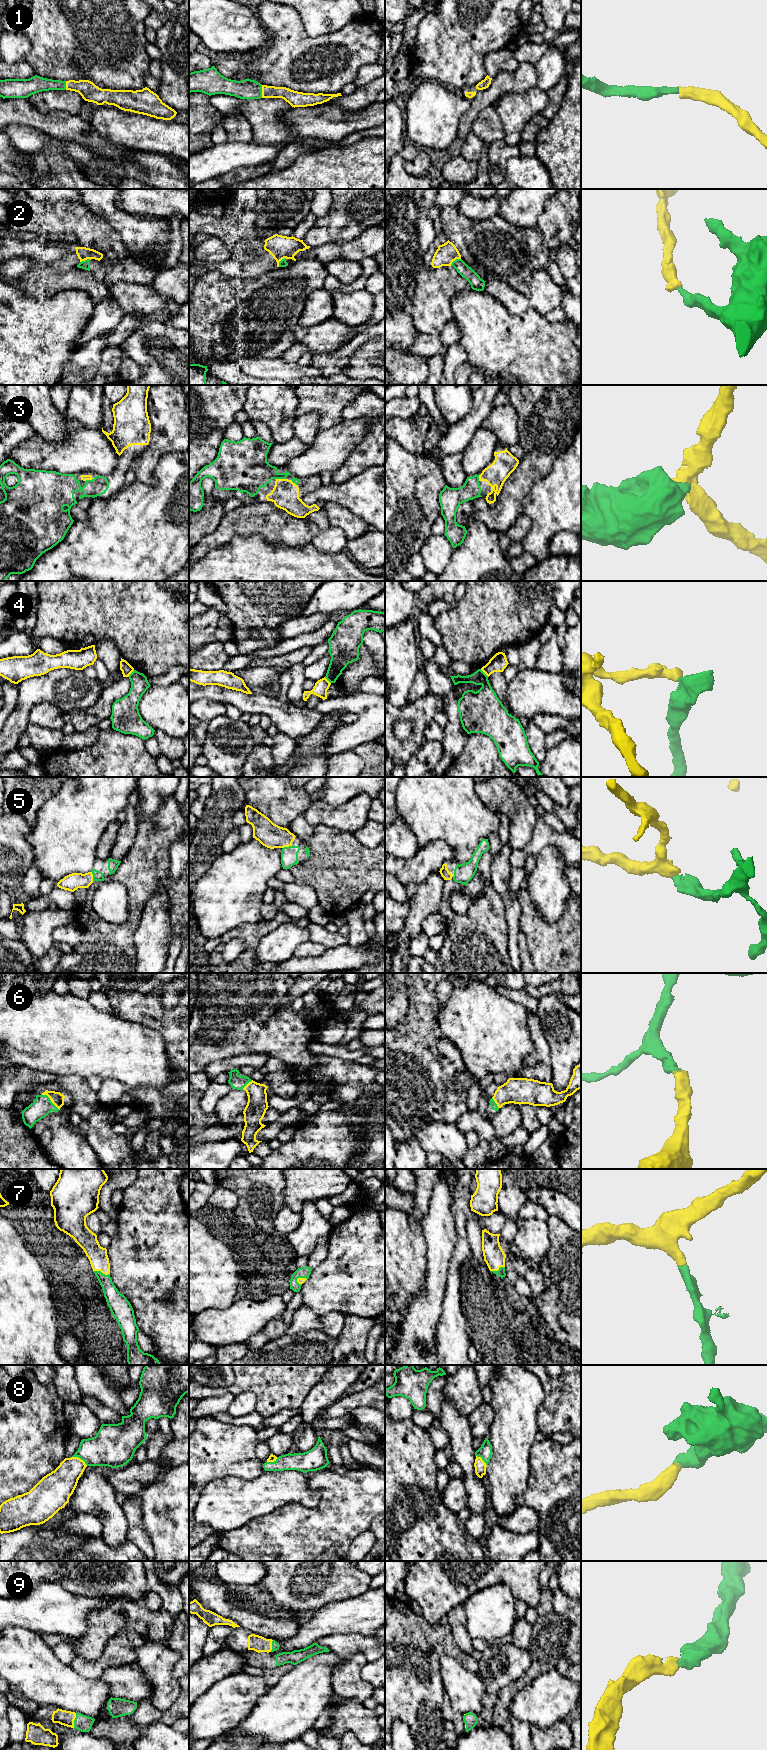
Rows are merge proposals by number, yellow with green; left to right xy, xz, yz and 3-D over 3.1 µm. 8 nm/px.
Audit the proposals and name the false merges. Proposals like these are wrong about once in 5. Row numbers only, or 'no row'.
2, 4

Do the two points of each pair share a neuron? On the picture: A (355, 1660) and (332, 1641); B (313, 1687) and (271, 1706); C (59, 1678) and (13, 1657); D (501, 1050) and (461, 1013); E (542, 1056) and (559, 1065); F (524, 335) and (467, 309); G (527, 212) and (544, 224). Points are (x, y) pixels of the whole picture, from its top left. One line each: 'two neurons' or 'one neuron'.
A: two neurons
B: one neuron
C: one neuron
D: one neuron
E: two neurons
F: one neuron
G: two neurons

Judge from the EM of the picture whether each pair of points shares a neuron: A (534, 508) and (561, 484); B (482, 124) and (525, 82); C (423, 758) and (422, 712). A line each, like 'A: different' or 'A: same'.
A: same
B: different
C: different

